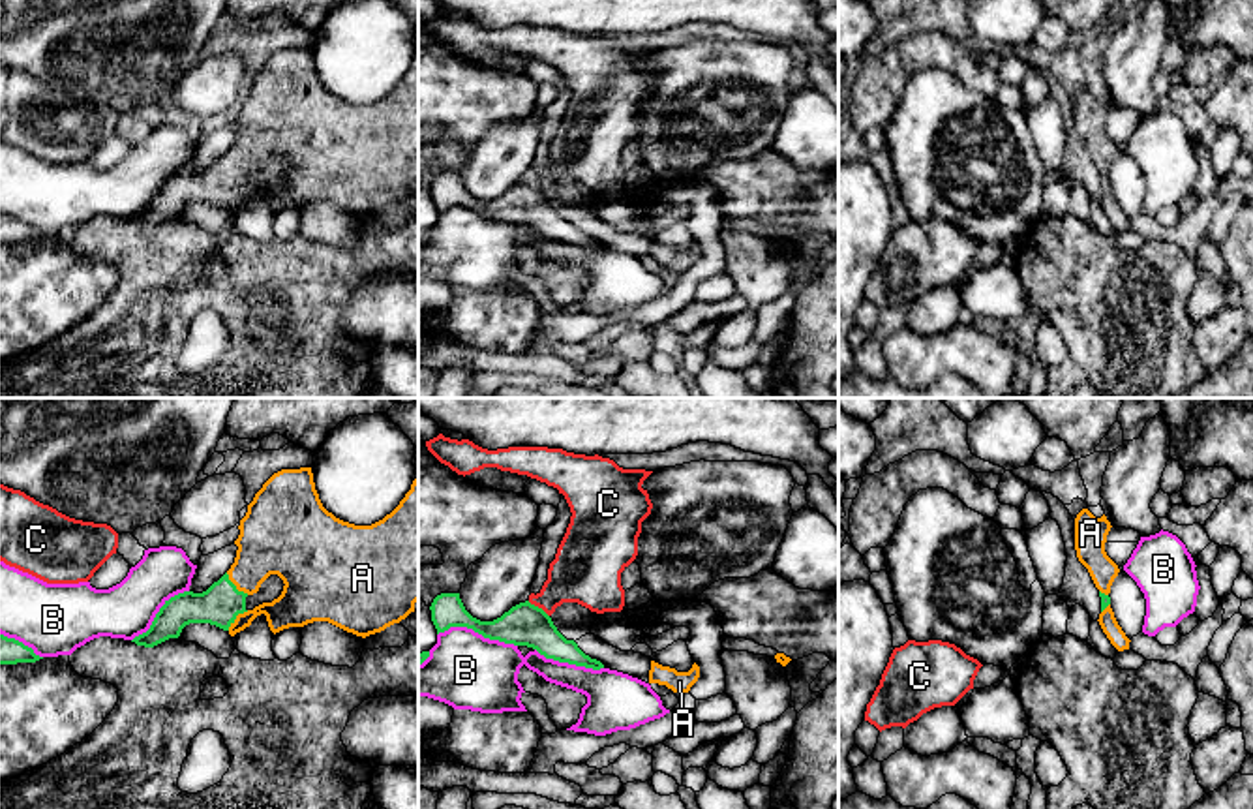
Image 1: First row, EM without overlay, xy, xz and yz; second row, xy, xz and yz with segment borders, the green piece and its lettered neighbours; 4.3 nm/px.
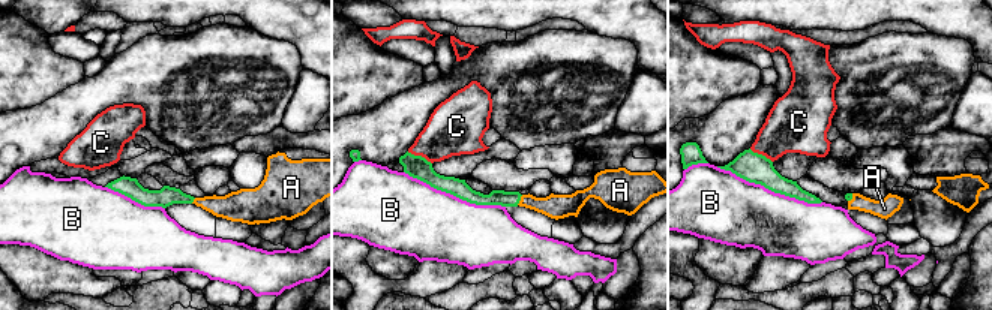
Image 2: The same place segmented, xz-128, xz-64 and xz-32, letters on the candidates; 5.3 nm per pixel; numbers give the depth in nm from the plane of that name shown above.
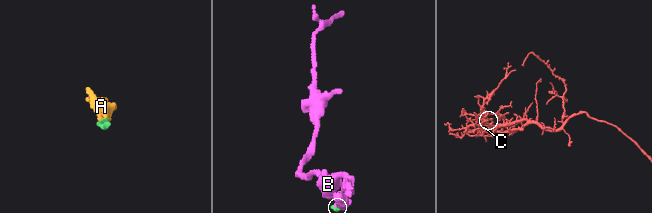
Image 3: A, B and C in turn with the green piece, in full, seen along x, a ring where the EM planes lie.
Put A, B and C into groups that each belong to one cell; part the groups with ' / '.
A / B / C

